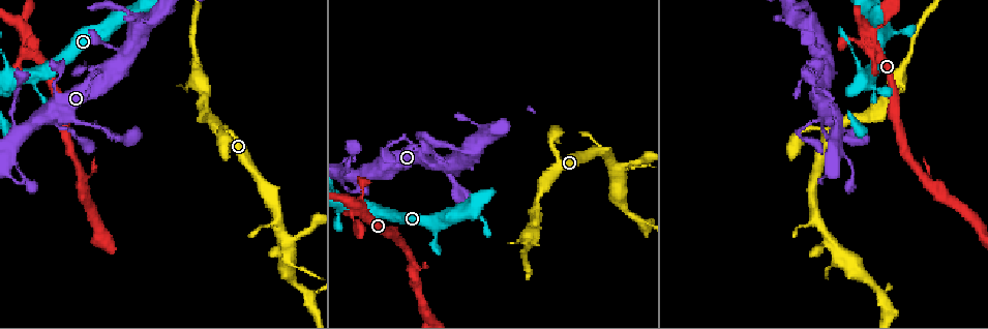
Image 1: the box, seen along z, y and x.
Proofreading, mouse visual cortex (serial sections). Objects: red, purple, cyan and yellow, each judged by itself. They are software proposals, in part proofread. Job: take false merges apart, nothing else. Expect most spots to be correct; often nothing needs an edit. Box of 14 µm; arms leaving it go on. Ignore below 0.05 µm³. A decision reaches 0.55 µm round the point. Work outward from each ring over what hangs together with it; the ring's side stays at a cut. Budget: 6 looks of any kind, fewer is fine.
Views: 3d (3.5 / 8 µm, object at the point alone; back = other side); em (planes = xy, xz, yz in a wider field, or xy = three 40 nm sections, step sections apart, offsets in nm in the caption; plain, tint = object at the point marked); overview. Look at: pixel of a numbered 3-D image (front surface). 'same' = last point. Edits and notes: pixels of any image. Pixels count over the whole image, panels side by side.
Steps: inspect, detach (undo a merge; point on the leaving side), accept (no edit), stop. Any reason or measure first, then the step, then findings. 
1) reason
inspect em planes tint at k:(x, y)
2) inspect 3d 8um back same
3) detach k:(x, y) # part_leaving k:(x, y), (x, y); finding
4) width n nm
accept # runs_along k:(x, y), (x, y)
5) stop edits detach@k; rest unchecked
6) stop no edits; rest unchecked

narrows sharply
inspect 3d 3.5um at 1:(98, 67)

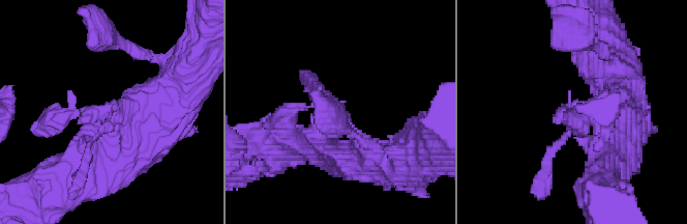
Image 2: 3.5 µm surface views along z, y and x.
inspect em xy step 1 tint at 2:(104, 106)

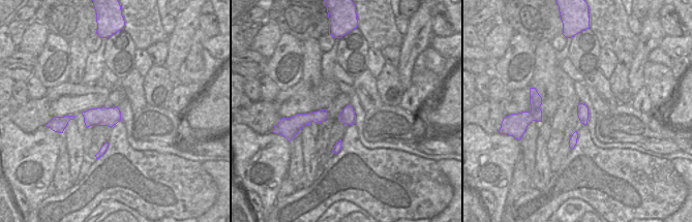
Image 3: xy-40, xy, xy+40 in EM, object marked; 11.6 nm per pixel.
accept # runs_along 2:(381, 163), (332, 104), (298, 107), (275, 122); continuous, no second cell

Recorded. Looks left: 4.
small branch off a trunk
inspect 3d 3.5um at 1:(342, 205)

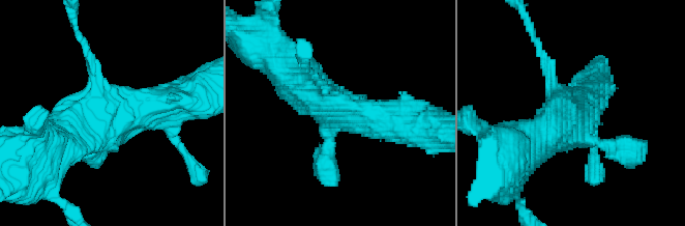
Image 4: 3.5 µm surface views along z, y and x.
arms 4; arm_widths 150, 200, 500, 500 nm; need the tissue
inspect em xy step 2 tint at 4:(110, 115)

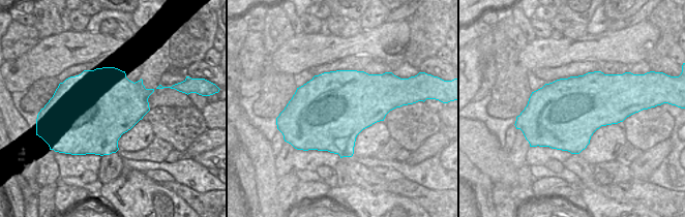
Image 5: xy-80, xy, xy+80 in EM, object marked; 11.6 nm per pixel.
accept # runs_along 4:(408, 126), (319, 101), (299, 77); one cell here

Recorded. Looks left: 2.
stop no edits; rest unchecked

